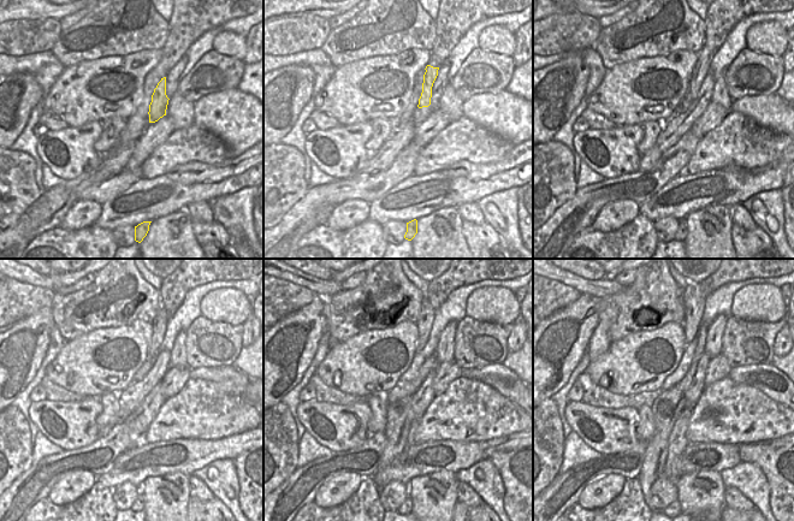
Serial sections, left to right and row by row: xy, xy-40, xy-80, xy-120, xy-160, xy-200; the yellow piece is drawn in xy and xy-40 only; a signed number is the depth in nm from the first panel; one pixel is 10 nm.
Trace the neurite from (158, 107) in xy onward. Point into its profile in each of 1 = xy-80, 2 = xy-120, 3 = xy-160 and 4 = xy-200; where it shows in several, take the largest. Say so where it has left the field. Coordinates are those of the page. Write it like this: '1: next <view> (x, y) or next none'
1: next xy-80 (704, 57)
2: next xy-120 (159, 324)
3: next xy-160 (425, 321)
4: next xy-200 (694, 302)

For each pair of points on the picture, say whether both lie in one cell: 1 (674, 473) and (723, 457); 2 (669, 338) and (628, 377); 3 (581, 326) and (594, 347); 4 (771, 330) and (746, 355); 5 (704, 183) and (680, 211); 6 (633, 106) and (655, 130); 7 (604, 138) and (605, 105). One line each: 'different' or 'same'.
1: same
2: same
3: different
4: same
5: same
6: different
7: different

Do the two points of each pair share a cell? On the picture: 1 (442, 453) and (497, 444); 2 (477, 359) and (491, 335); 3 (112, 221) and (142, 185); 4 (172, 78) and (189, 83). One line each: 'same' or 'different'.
1: same
2: same
3: same
4: different

